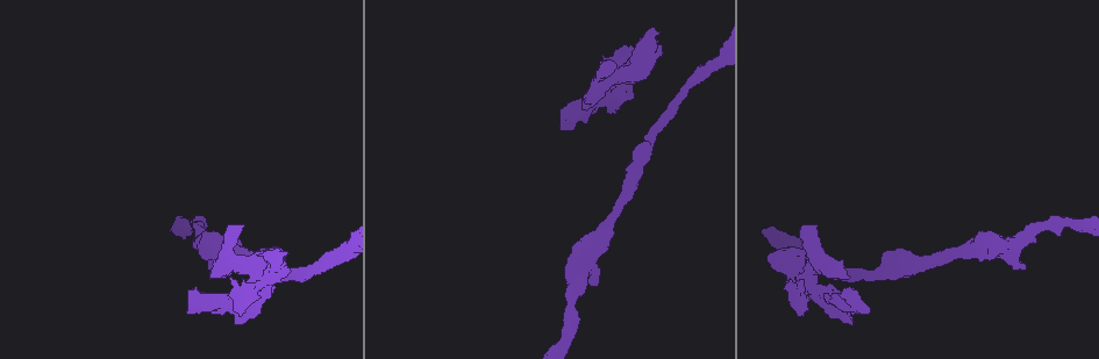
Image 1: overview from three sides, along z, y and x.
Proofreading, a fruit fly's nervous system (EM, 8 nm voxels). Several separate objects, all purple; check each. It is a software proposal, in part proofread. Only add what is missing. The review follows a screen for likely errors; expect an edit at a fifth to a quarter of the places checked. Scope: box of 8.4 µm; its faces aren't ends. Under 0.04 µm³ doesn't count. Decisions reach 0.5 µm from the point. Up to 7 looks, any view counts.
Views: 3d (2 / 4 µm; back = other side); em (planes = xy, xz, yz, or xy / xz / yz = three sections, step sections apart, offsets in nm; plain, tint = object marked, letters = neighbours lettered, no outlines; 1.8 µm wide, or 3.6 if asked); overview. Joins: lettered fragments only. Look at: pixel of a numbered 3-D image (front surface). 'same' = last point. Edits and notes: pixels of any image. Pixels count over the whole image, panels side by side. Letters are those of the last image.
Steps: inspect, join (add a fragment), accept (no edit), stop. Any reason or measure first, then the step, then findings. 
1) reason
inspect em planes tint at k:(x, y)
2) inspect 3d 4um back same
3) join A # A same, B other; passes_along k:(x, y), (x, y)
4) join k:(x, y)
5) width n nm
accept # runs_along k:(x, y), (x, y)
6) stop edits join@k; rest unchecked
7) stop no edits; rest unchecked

free end
inspect em 3.6um planes plain at 1:(1025, 269)

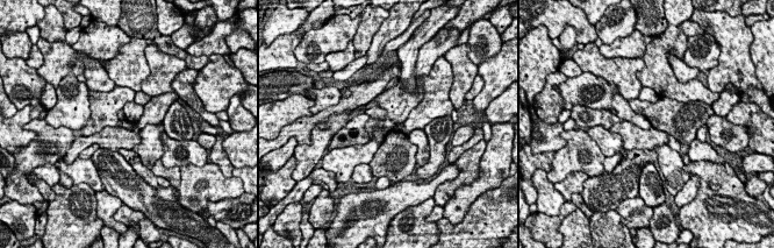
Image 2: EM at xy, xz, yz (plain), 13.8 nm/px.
inspect em 3.6um planes letters same

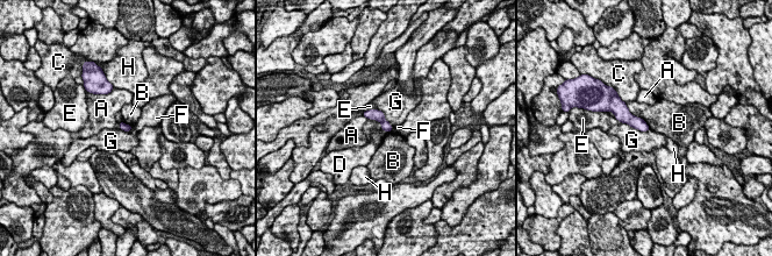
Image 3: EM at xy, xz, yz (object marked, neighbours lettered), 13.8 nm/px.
longest_contact G 420 nm
accept # A other, B other, C other, D other, E other, F other, G other, H other; none of them fits

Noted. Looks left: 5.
free end
inspect em yz step 4 tint at 1:(808, 227)

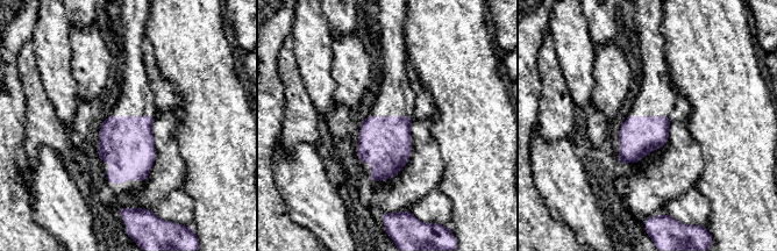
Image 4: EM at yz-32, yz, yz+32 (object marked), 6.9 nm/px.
what lies round it
inspect em yz step 4 letters same

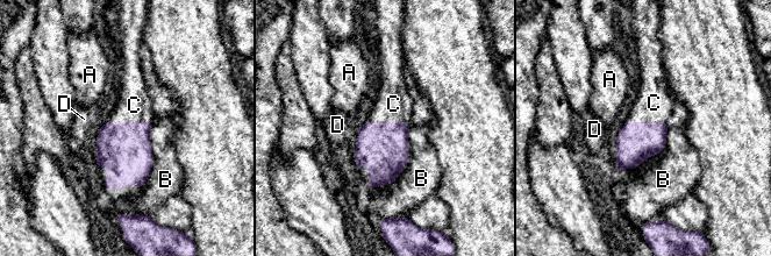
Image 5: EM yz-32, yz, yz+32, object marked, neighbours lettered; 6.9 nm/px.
join C # A other, B other, C same, D other; passes_along 5:(125, 148), (130, 122), (134, 105); it goes on there

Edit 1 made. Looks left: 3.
stop edits join@5; rest unchecked

